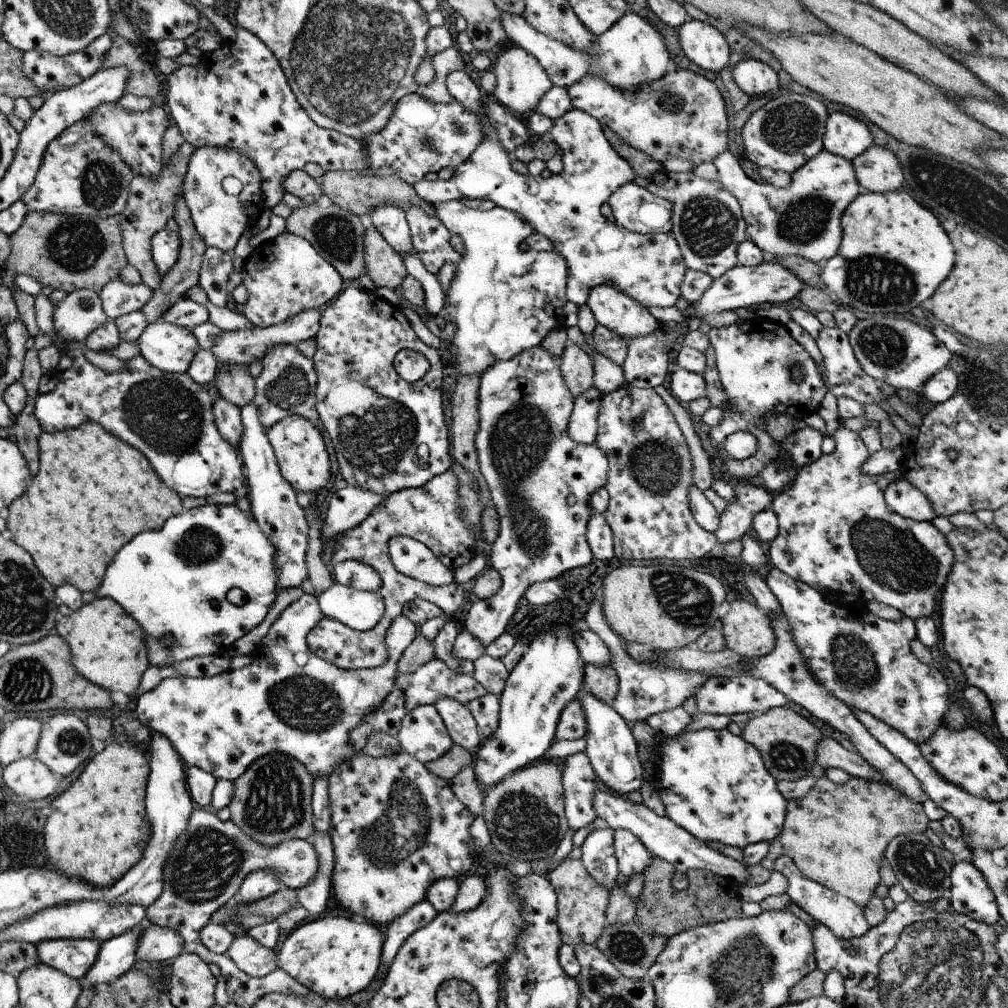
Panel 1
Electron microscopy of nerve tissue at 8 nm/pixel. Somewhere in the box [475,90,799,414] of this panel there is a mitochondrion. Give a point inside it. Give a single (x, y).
(707, 225)

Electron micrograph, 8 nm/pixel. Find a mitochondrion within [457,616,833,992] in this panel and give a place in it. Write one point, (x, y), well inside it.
(524, 823)

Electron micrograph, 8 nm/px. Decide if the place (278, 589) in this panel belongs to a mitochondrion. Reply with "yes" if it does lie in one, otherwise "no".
no

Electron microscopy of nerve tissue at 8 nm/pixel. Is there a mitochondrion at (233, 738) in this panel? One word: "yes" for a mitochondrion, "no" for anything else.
no

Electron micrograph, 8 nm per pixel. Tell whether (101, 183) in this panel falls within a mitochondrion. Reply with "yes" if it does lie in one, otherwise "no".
yes

